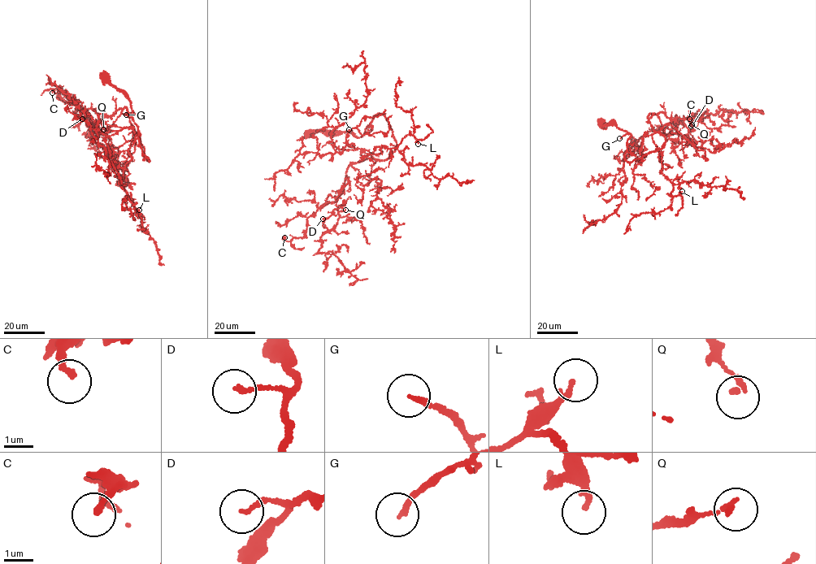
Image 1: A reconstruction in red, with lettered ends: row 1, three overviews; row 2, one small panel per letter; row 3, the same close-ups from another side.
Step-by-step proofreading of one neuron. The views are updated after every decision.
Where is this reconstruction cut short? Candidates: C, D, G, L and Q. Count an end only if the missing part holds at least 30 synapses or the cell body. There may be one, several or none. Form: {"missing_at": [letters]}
{"missing_at": []}

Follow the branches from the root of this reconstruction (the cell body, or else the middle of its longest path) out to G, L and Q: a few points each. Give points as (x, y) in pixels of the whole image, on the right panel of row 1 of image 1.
G: (601, 123), (603, 125), (610, 122), (627, 132), (619, 138)
L: (601, 123), (631, 134), (629, 162), (663, 147), (665, 136), (652, 136), (662, 173), (670, 194), (682, 191)
Q: (601, 123), (631, 134), (624, 158), (629, 162), (664, 146), (650, 114), (692, 124)

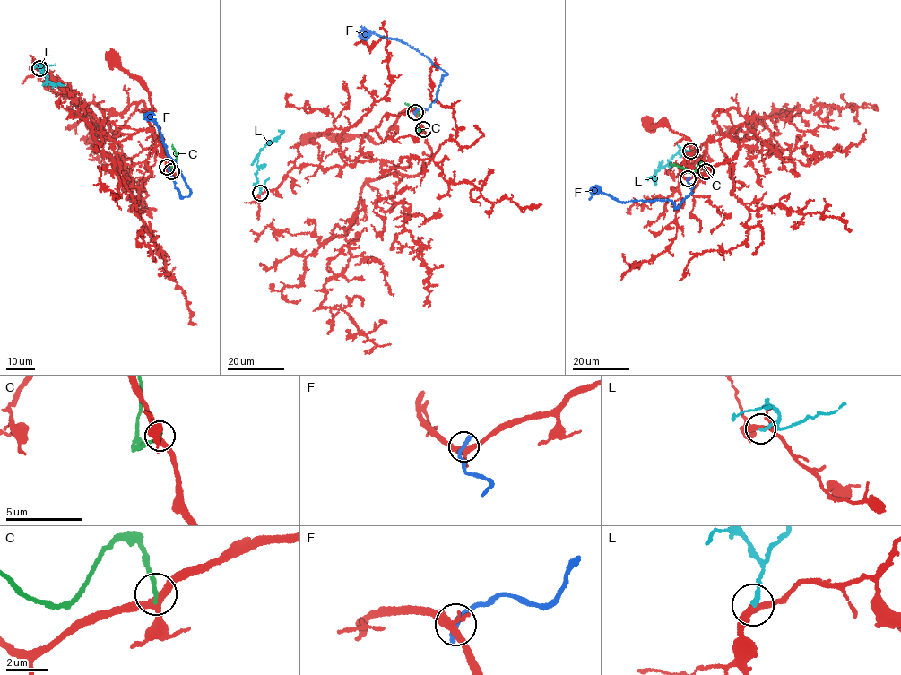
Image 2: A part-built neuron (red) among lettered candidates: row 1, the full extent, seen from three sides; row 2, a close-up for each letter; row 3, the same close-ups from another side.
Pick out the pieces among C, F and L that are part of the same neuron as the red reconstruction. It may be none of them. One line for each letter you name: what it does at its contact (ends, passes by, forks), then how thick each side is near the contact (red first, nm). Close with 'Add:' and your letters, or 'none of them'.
L: it ends; calibres 240 and 180 nm
Add: L

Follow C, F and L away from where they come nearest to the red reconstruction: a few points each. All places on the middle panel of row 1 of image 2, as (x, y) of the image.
C: (422, 129), (420, 131), (418, 109), (404, 103)
F: (415, 112), (420, 108), (428, 108), (435, 99), (441, 77), (446, 73), (402, 42), (360, 26)
L: (260, 193), (255, 174), (258, 168), (257, 158), (265, 145), (281, 134), (279, 130)

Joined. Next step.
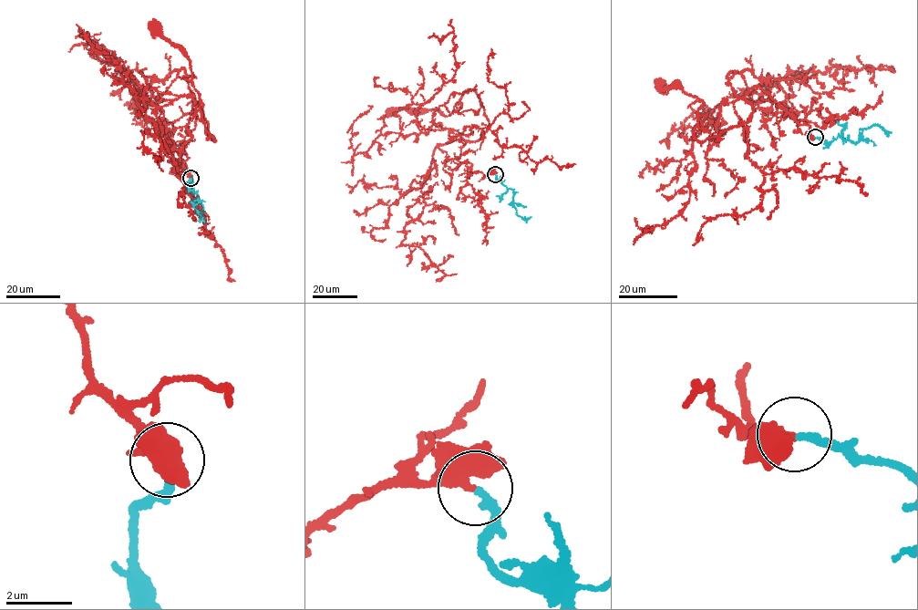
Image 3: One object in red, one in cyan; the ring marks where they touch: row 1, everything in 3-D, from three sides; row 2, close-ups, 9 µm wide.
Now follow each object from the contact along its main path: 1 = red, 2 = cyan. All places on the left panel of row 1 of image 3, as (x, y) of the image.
1: (190, 178), (183, 142), (196, 125), (195, 101), (216, 140), (206, 130), (188, 57), (158, 28)
2: (190, 178), (189, 189), (197, 192), (199, 201), (193, 205), (198, 200), (201, 204), (201, 218), (206, 223)

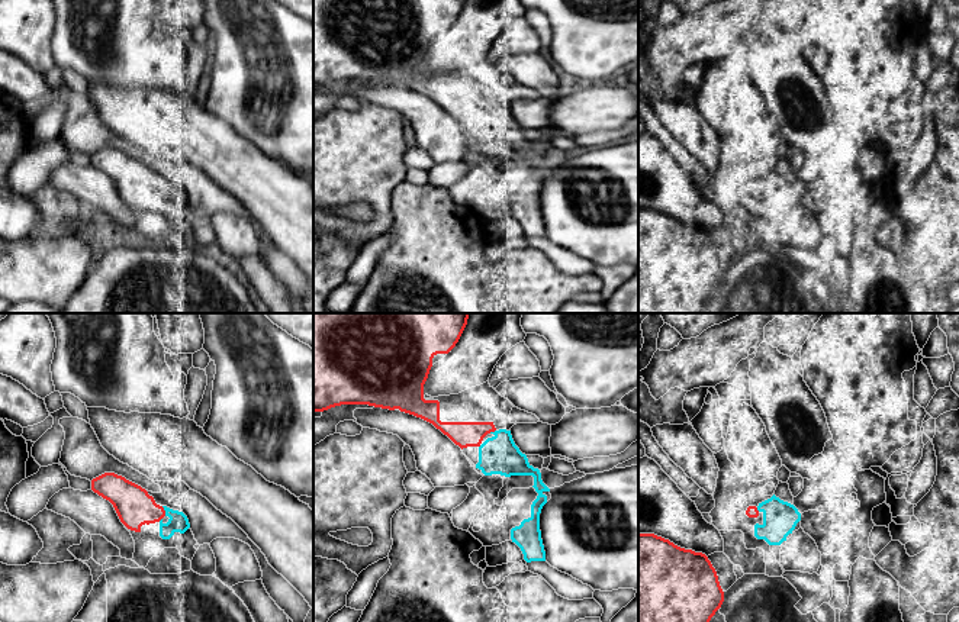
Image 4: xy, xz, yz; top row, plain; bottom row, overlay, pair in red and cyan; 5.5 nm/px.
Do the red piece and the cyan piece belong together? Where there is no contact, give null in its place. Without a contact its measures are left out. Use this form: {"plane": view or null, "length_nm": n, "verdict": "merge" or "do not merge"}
{"plane": "xy", "length_nm": 60, "verdict": "merge"}

